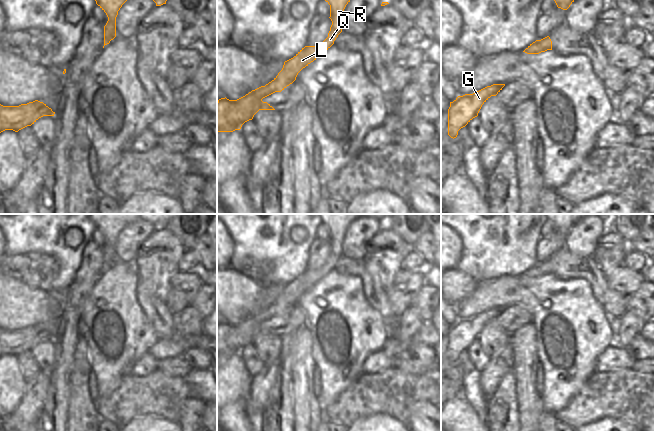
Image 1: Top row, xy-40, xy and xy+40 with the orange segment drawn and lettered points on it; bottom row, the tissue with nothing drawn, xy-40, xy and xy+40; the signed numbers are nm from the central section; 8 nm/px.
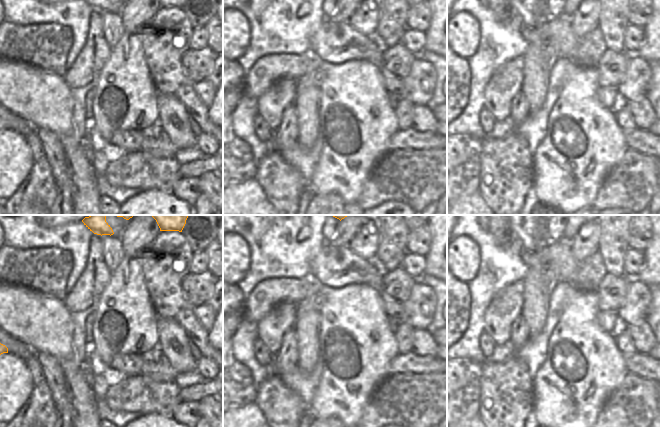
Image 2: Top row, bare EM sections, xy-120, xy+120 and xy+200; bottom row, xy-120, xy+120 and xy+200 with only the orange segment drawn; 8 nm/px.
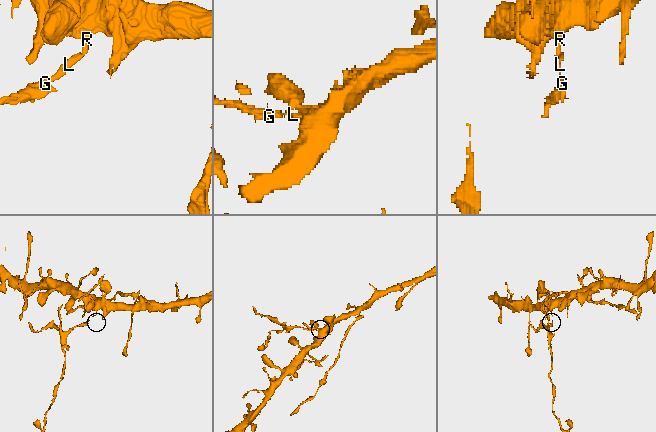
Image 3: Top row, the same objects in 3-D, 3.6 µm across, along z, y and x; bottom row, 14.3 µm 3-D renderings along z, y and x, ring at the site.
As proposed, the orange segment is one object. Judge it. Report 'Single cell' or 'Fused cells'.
Fused cells.

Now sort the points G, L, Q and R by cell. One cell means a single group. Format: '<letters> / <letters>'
G / L Q R

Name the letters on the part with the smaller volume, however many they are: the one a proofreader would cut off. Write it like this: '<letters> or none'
G

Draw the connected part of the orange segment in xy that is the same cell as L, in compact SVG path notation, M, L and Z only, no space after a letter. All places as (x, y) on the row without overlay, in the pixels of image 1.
M319 214L322 222L330 229L332 249L328 261L317 270L305 270L293 282L284 286L283 293L287 302L296 304L298 297L326 276L342 256L342 241L346 229L357 219L371 216L379 220L389 220L394 214Z

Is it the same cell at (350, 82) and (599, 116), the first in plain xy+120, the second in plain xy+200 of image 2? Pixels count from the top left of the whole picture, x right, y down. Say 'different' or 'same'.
same

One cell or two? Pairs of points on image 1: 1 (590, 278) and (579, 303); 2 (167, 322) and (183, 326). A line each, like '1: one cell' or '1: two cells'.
1: two cells
2: two cells

